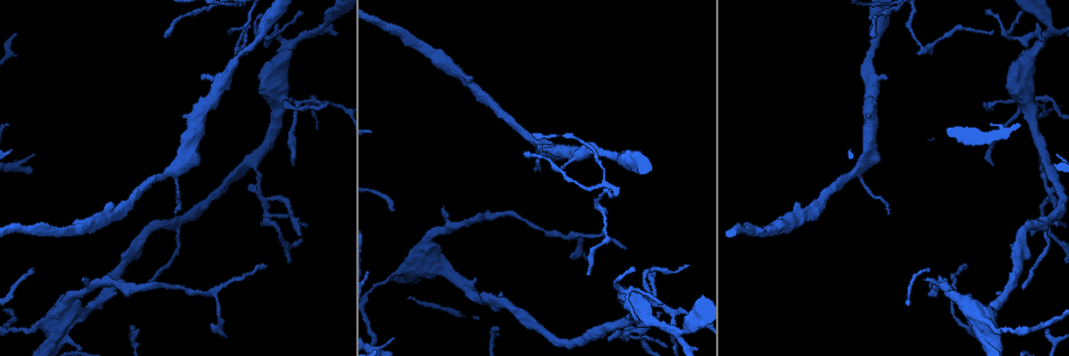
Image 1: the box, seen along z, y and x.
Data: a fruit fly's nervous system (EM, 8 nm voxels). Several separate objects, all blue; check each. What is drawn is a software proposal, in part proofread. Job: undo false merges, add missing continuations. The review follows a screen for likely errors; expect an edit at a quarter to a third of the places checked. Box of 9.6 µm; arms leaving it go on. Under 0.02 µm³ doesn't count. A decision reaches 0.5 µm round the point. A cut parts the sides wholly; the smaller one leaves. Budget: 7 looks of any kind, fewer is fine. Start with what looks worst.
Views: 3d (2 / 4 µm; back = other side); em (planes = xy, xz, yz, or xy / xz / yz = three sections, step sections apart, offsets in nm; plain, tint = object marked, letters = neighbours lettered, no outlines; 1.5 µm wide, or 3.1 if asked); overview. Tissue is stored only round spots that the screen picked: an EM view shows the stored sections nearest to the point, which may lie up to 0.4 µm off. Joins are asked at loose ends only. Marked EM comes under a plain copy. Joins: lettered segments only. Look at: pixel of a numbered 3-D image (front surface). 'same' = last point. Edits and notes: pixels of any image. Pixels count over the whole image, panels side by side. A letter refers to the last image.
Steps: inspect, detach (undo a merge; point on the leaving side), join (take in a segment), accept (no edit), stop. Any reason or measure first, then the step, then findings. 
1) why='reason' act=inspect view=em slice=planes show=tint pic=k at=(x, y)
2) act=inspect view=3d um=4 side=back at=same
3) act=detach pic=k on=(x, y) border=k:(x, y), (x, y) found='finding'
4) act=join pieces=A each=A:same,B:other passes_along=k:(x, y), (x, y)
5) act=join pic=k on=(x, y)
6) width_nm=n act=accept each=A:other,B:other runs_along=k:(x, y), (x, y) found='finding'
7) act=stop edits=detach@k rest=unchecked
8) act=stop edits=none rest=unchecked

why='branch stops here' act=inspect view=3d um=2 pic=1 at=(83, 279)

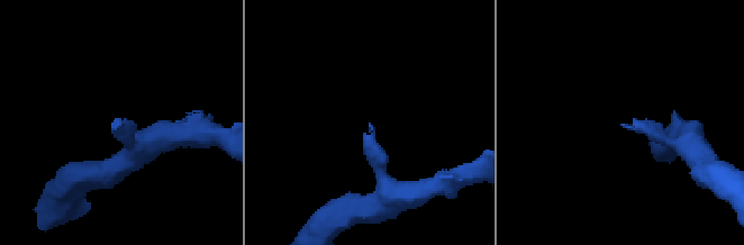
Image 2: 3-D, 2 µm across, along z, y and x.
act=inspect view=em slice=planes show=tint pic=2 at=(372, 127)

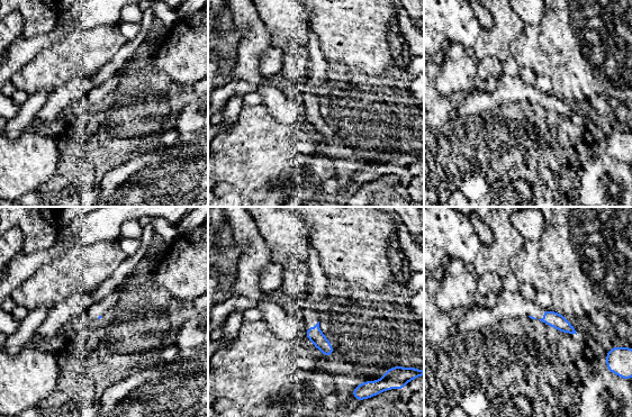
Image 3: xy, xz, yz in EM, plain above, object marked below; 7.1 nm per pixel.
why='what lies round it' act=inspect view=em slice=planes show=letters at=same

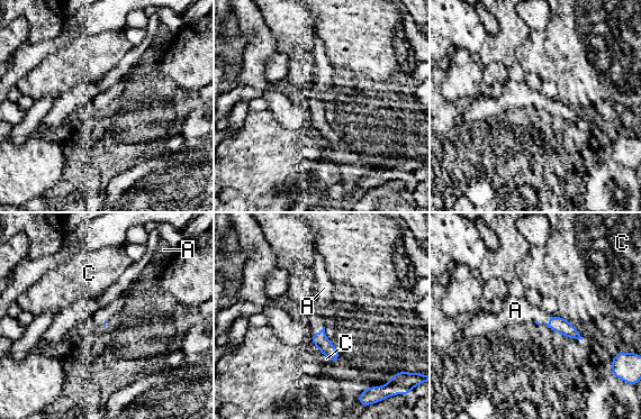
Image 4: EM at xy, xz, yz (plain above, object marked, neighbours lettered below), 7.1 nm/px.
longest_contact=A:90nm act=join pieces=A each=A:same,C:other passes_along=4:(321, 340), (318, 333), (322, 300) found='it goes on there'

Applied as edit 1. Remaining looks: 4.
why='see it whole again' act=inspect view=overview

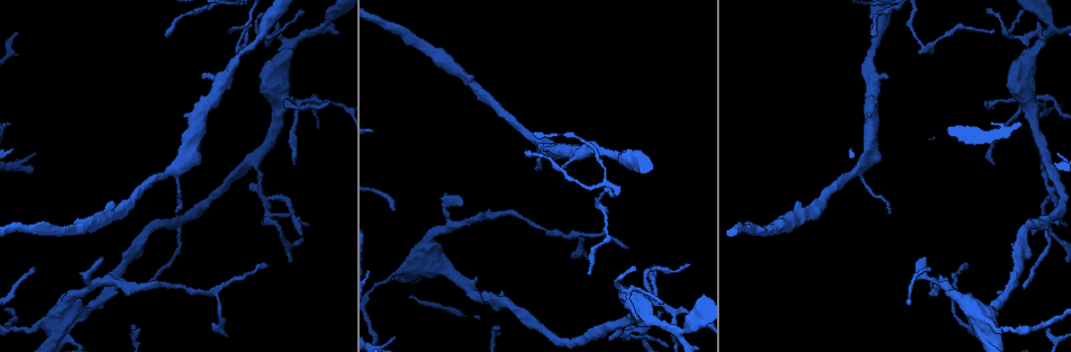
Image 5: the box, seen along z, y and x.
why='long arm stops here' act=inspect view=em slice=planes show=letters pic=5 at=(589, 274)

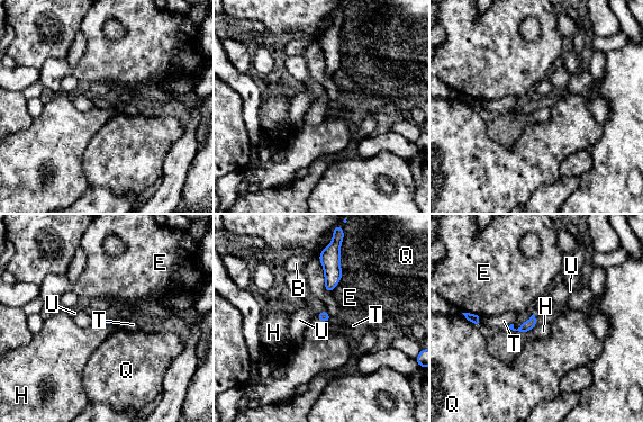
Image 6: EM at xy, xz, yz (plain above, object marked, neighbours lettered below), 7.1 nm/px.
act=accept each=B:other,E:other,H:other,Q:other,T:other,U:other border=6:(537, 324), (526, 334) found='none of them fits'

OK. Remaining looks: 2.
why='three-way junction' act=inspect view=em slice=xy step=4 show=tint pic=5 at=(255, 154)

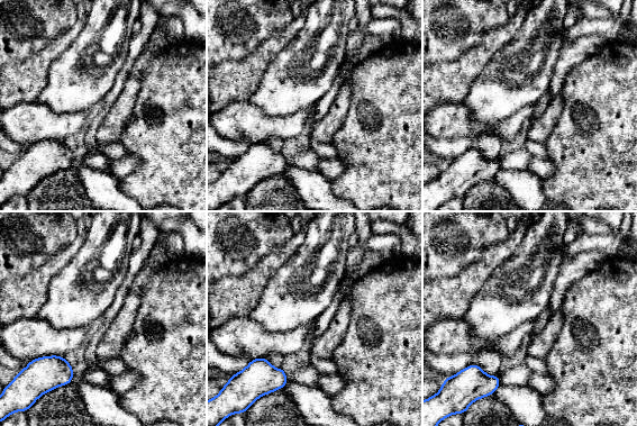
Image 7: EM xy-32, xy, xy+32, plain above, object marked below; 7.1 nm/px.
act=inspect view=em slice=planes show=letters at=same

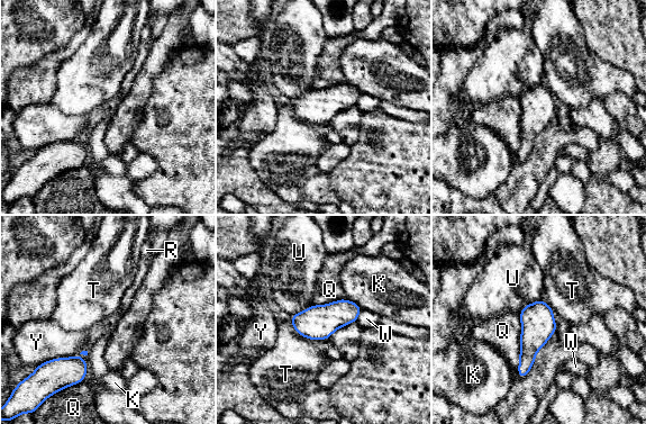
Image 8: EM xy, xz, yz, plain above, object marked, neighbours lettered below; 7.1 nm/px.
act=accept each=K:other,Q:other,R:other,T:other,U:other,W:other,Y:other border=8:(312, 305), (292, 315) found='continuous, no second neuron'

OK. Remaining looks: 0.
act=stop edits=join@4 rest=unchecked

